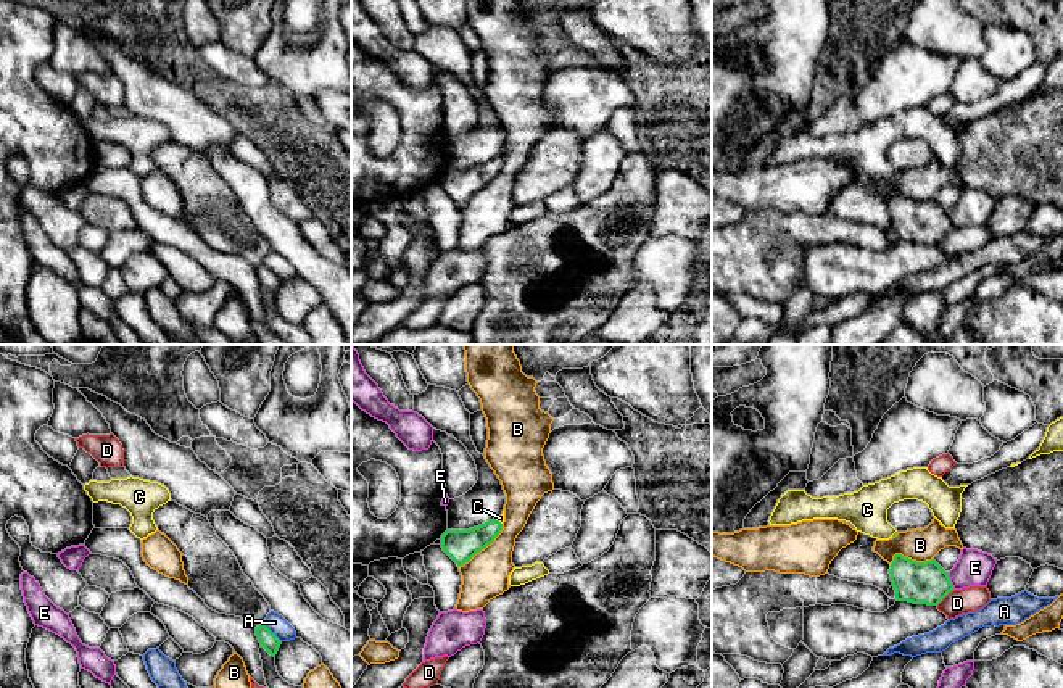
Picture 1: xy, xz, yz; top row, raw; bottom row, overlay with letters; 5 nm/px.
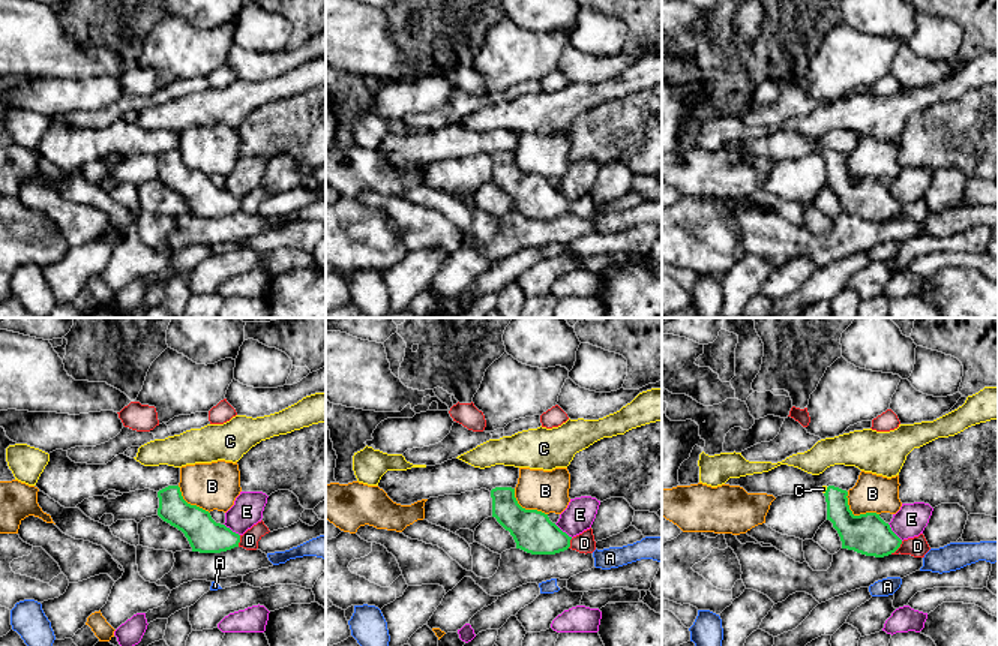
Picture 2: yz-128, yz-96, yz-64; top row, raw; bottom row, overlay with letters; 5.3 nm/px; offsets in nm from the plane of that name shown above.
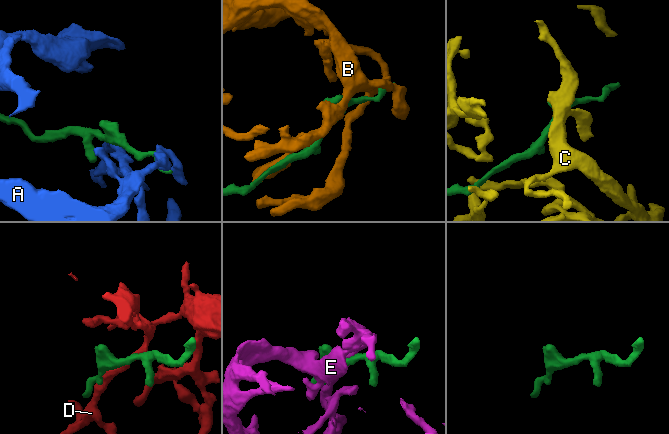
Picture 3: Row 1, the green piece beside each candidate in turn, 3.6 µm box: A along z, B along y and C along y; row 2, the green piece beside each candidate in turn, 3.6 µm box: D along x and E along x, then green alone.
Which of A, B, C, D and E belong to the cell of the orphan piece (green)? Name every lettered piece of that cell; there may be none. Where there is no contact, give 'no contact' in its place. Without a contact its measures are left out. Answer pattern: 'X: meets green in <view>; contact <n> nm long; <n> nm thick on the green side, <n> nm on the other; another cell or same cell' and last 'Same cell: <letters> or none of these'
A: meets green in xy; contact 130 nm long; 90 nm thick on the green side, 90 nm on the other; another cell
B: meets green in xz; contact 320 nm long; 160 nm thick on the green side, 220 nm on the other; another cell
C: meets green in xz; contact 50 nm long; 160 nm thick on the green side, 30 nm on the other; same cell
D: meets green in yz; contact 130 nm long; 200 nm thick on the green side, 130 nm on the other; another cell
E: meets green in yz; contact 100 nm long; 200 nm thick on the green side, 180 nm on the other; another cell
Same cell: C

